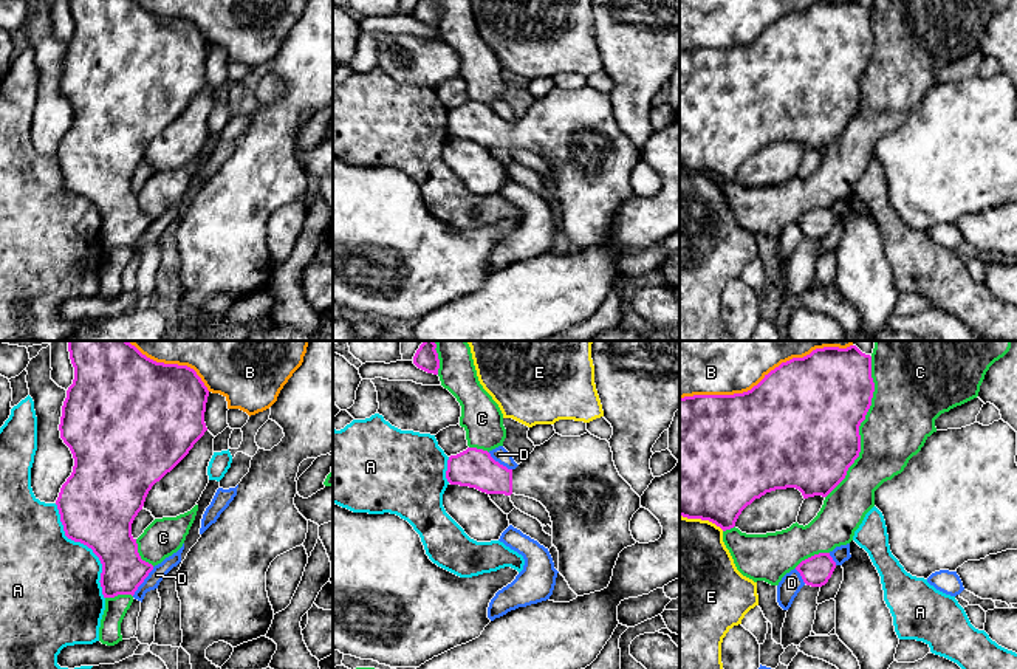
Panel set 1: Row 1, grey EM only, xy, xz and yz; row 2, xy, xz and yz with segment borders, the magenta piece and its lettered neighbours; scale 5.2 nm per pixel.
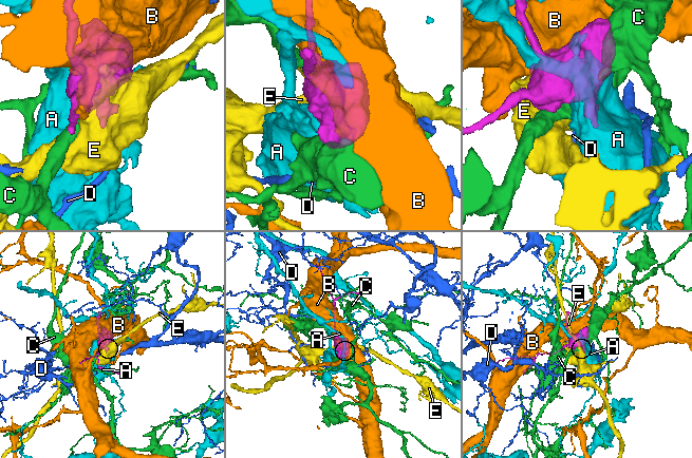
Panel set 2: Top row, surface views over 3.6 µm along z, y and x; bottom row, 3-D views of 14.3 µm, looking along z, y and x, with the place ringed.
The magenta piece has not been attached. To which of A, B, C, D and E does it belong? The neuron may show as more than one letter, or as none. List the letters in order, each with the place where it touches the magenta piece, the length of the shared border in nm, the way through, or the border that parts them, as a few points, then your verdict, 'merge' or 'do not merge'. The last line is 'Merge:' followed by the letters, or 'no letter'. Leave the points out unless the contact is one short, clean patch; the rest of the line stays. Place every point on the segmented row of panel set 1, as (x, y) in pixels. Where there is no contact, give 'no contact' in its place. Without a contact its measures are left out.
A: xy (87, 545) | 550 nm | do not merge
B: yz (765, 375) | 950 nm | do not merge
C: yz (858, 428) | 750 nm | do not merge
D: xy (143, 581) | 190 nm | along xy (154, 567), (132, 595) | do not merge
E: yz (701, 519) | 240 nm | do not merge
Merge: no letter

